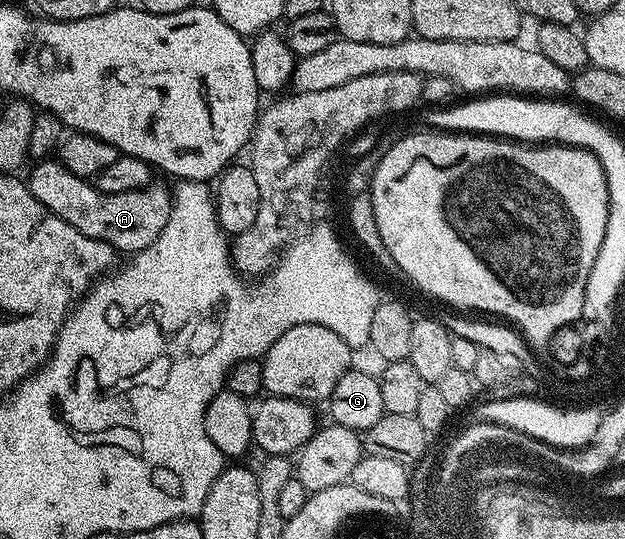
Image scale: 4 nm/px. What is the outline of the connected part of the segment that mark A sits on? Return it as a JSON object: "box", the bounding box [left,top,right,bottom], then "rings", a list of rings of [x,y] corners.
{"box":[28,170,172,256],"rings":[[[34,170],[28,177],[30,191],[38,195],[40,204],[44,204],[56,216],[60,216],[68,224],[72,224],[84,236],[92,236],[96,240],[104,240],[114,247],[115,251],[129,256],[139,250],[148,248],[164,232],[164,224],[168,224],[168,216],[172,205],[172,194],[169,189],[151,184],[142,190],[133,190],[123,194],[104,194],[94,196],[87,206],[82,206],[82,198],[78,194],[45,194],[42,191],[42,174]]]}

